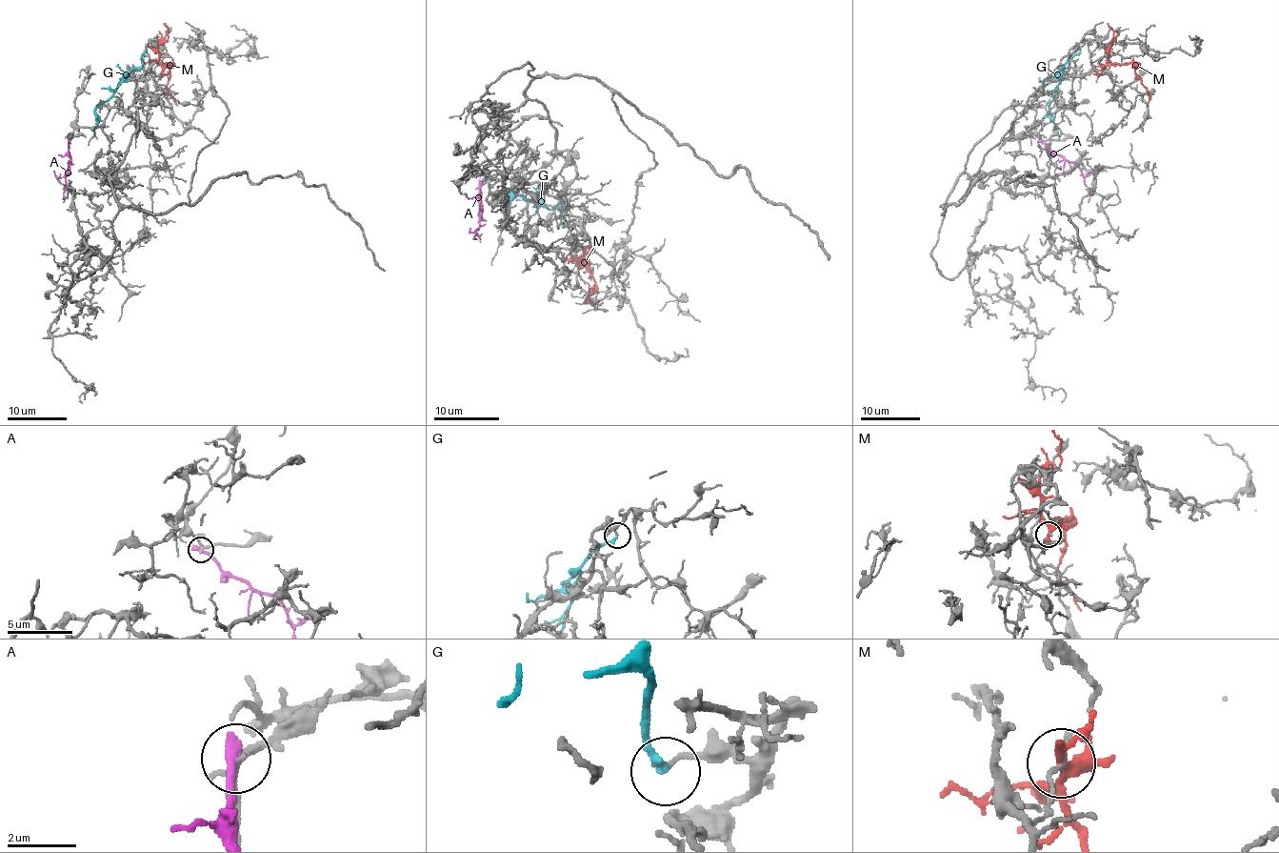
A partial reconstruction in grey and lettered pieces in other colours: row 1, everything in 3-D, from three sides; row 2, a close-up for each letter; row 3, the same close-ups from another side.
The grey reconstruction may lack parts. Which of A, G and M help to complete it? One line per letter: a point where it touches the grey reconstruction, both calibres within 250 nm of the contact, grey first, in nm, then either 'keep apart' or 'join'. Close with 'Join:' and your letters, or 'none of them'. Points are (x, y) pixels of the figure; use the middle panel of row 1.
A: meets grey at (480, 185); 180 nm thick on the grey side, 400 nm on the other; keep apart
G: meets grey at (564, 228); 130 nm thick on the grey side, 240 nm on the other; keep apart
M: meets grey at (583, 253); 170 nm thick on the grey side, 280 nm on the other; keep apart
Join: none of them

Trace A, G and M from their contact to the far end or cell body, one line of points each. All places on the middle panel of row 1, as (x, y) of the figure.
A: (481, 185), (481, 218), (474, 236)
G: (565, 228), (558, 209), (547, 209), (510, 193), (510, 203)
M: (583, 253), (594, 284), (588, 300), (596, 304), (599, 300)

